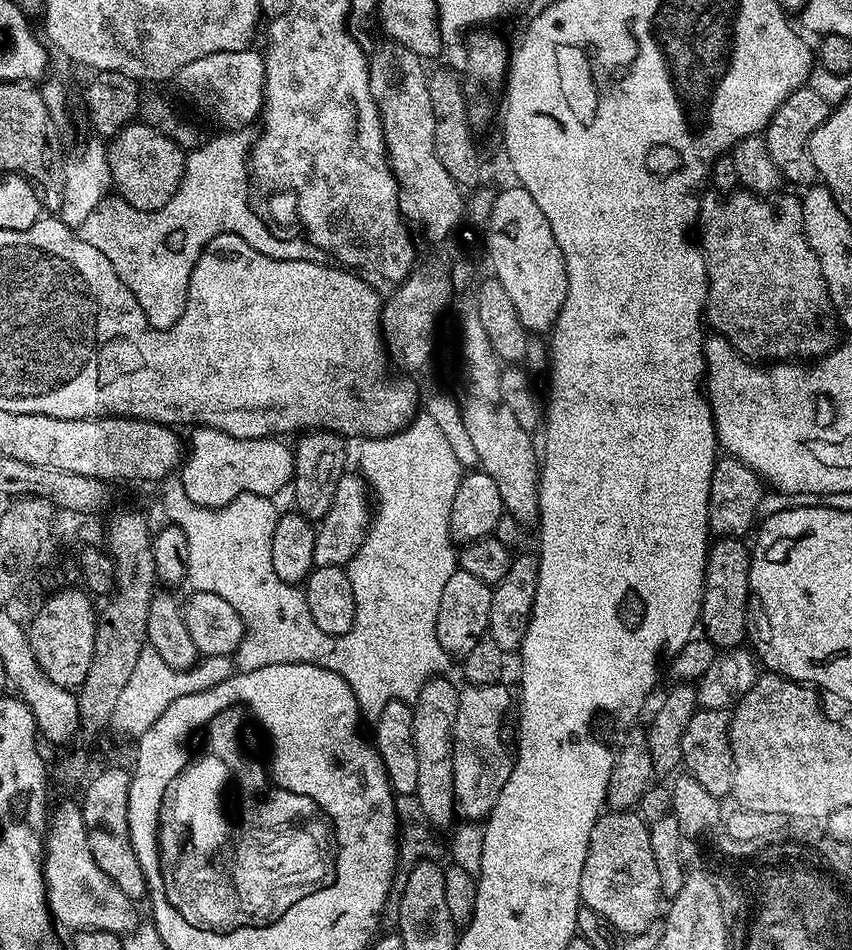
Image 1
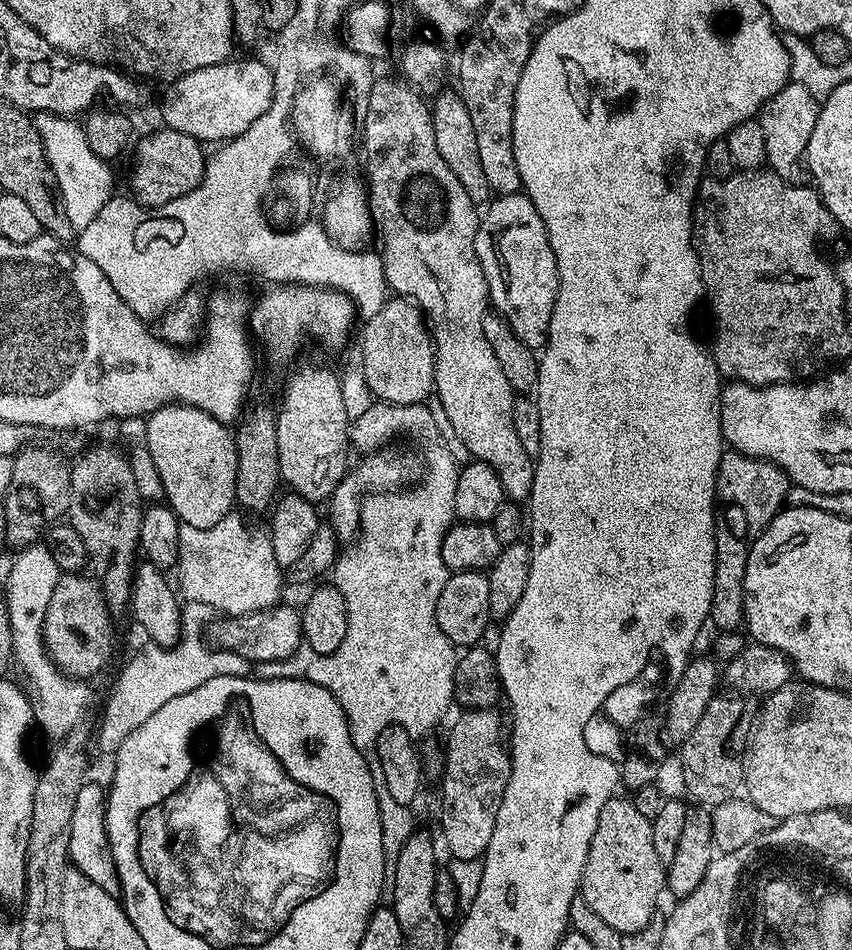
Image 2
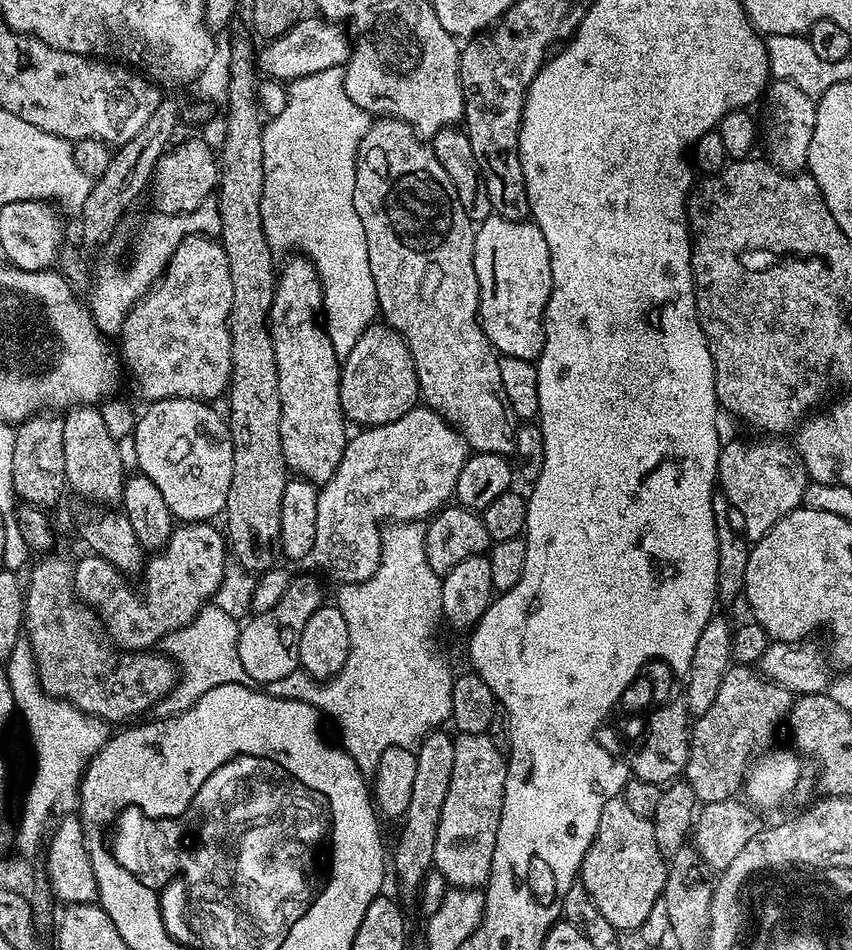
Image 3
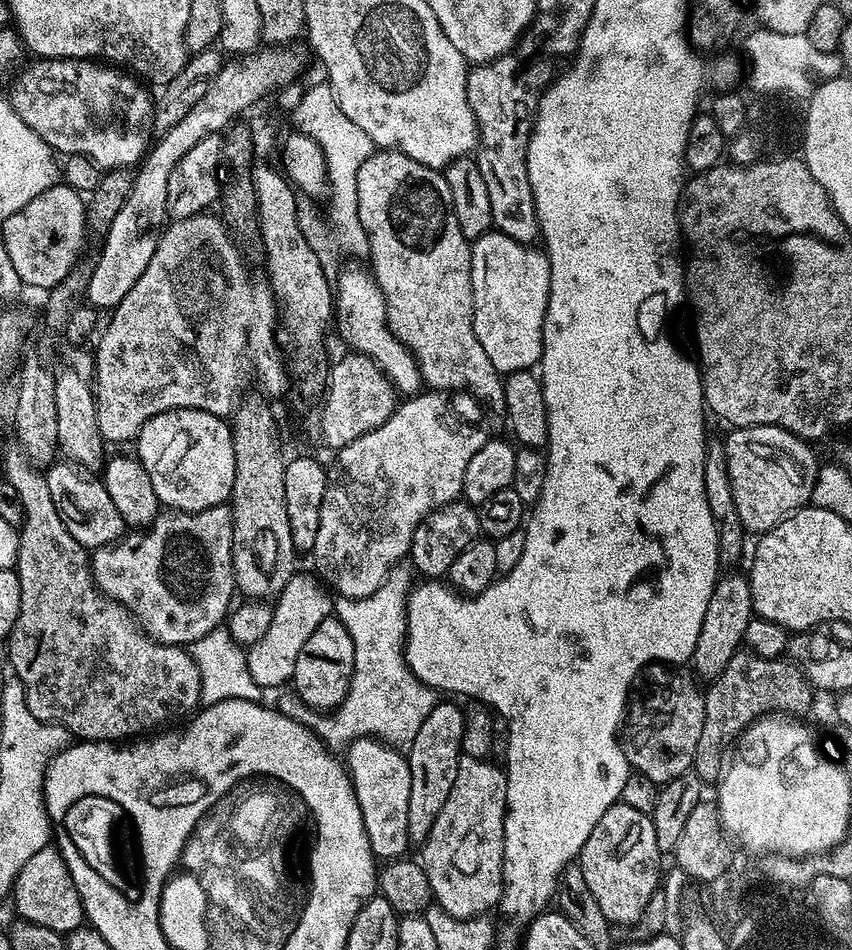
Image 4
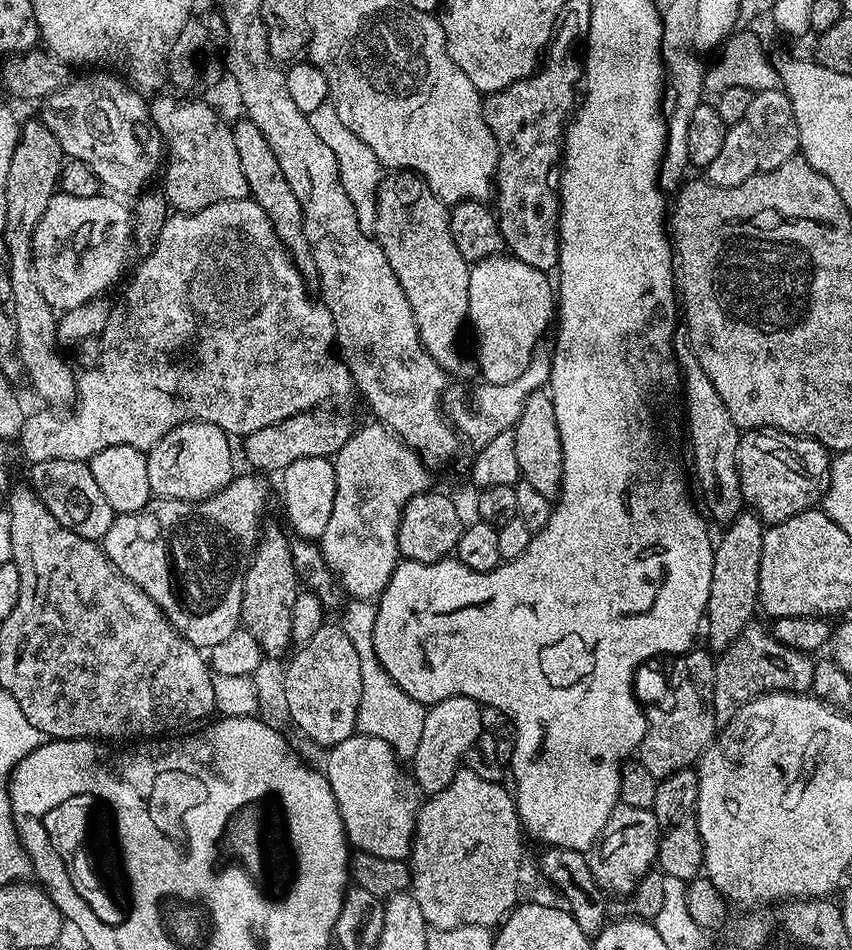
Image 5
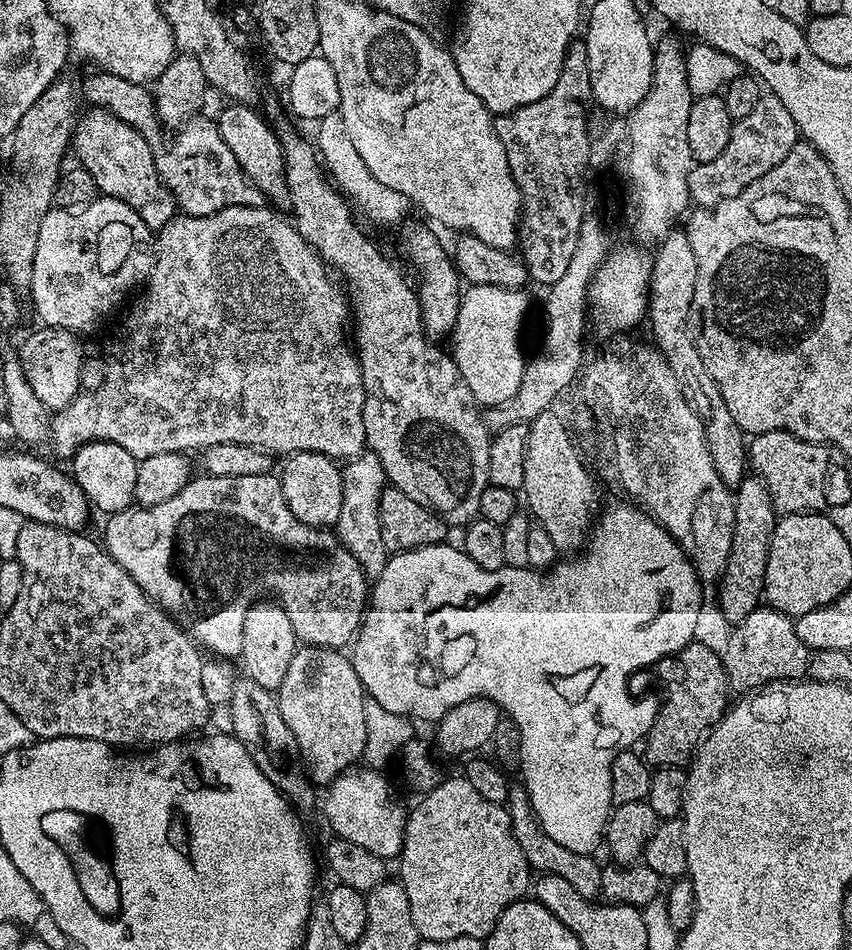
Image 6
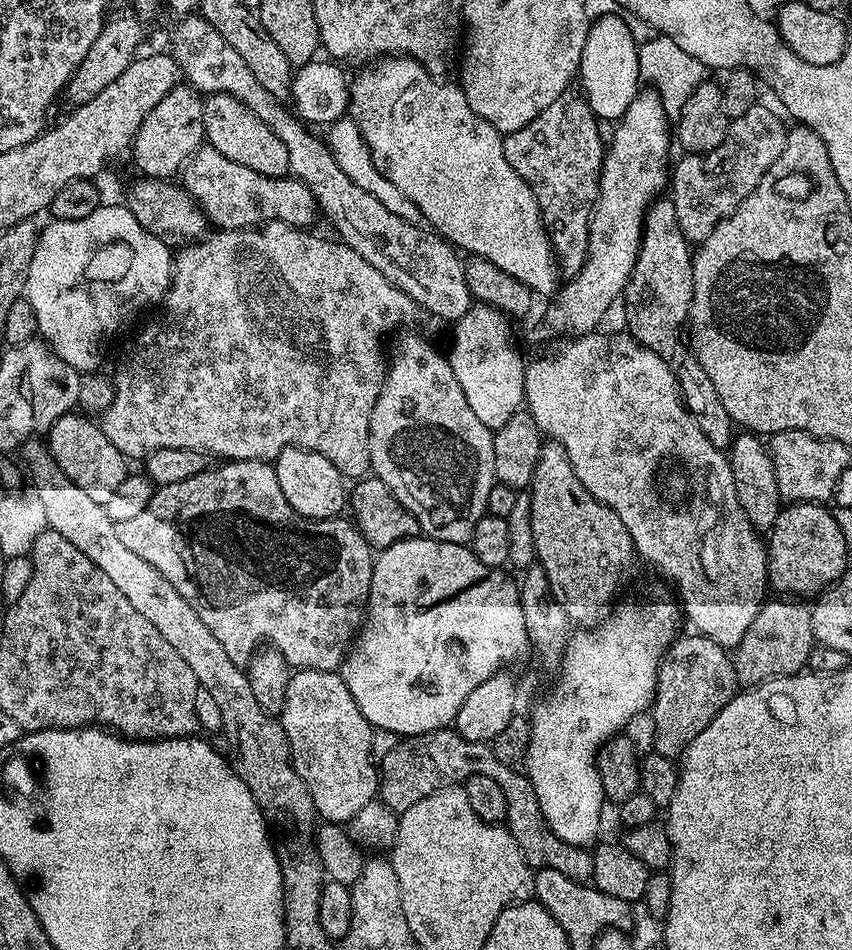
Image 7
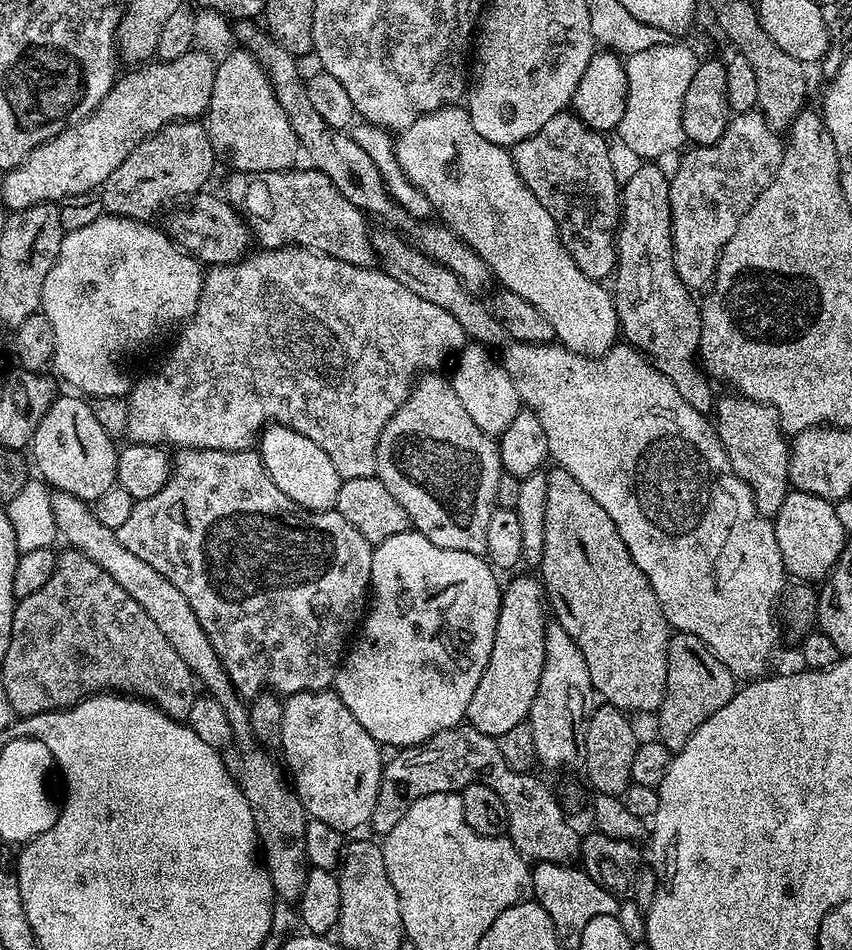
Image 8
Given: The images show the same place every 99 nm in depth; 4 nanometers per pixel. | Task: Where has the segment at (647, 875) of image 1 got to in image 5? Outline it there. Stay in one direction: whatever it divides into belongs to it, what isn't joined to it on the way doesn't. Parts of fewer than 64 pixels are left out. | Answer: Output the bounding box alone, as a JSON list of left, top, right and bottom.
[587,803,662,894]

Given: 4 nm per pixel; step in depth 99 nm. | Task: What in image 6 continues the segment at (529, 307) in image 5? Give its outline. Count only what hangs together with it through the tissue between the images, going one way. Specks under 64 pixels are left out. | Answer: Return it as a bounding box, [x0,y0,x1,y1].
[450,284,528,405]

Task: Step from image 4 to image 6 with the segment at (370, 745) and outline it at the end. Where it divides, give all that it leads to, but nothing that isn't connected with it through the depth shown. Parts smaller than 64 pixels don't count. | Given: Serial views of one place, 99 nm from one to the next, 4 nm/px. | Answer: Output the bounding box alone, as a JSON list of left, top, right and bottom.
[322,766,408,861]

